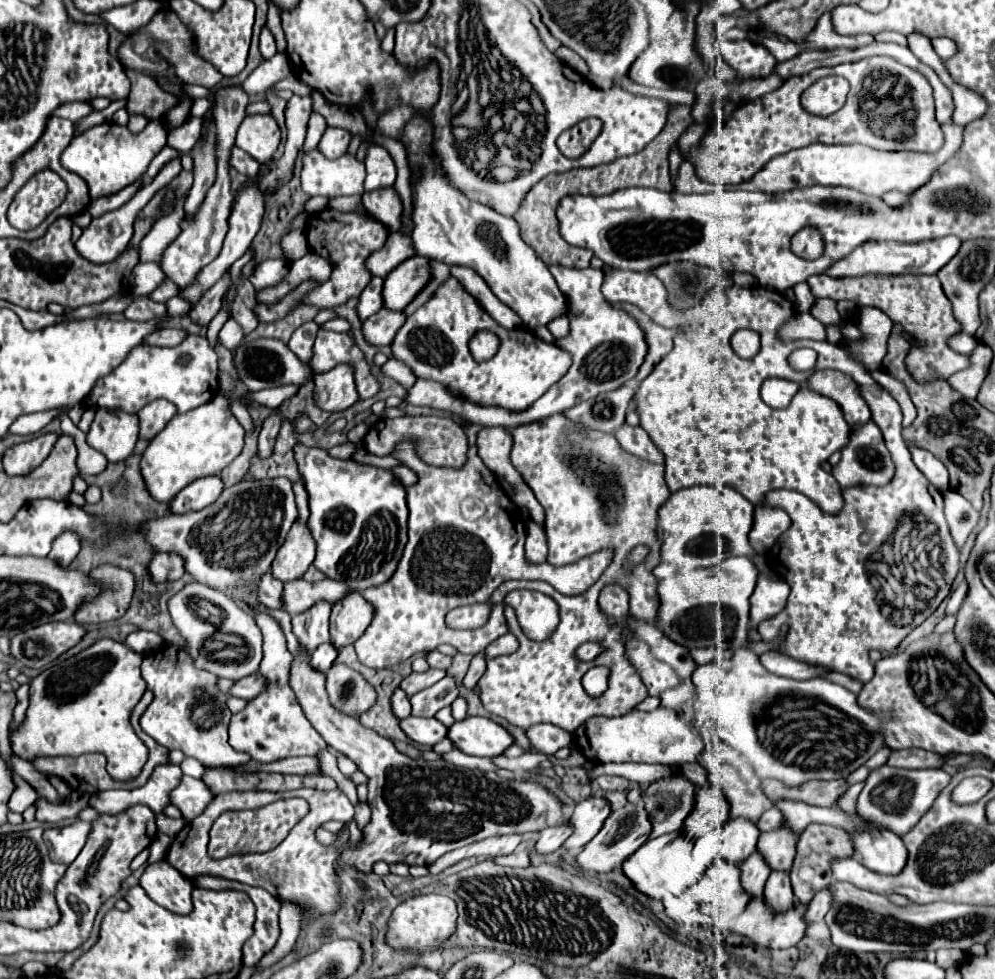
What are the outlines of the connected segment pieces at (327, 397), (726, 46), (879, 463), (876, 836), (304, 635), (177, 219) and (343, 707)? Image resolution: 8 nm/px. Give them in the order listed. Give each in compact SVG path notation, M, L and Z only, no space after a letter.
M349 364L335 366L327 374L313 374L313 382L315 382L315 402L321 410L329 414L343 412L359 400L359 394L355 390L353 368Z
M721 40L721 54L733 70L743 78L765 78L775 69L777 60L769 50L749 40L729 42Z
M873 420L855 428L851 432L851 442L841 450L841 462L833 468L833 476L841 488L857 486L857 484L871 484L871 486L885 486L893 478L893 460L889 450L885 448L881 430Z
M871 824L871 832L853 832L855 852L861 854L861 862L877 874L899 874L907 862L907 848L903 840Z
M317 602L317 606L293 616L293 632L297 640L313 652L321 642L329 642L329 602Z
M186 196L180 201L177 200L173 212L159 218L155 222L155 226L151 228L151 232L143 238L141 260L151 260L151 262L161 264L161 252L165 252L165 246L169 246L169 242L173 242L173 238L177 238L177 234L181 234L181 222L185 218L185 199Z
M333 664L327 672L327 696L329 702L347 716L361 716L377 700L373 686L345 664Z

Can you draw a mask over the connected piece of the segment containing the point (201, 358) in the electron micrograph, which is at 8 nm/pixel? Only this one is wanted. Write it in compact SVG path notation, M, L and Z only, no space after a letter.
M189 336L181 346L159 348L159 346L135 346L125 362L121 362L111 374L99 378L83 406L91 410L121 410L137 414L143 406L157 398L165 398L177 406L179 414L185 414L209 400L219 392L217 378L217 354L203 336Z

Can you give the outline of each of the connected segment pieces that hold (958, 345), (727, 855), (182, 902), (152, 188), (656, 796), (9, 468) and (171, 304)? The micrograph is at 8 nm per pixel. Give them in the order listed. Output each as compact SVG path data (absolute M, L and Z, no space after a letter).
M961 332L961 334L953 336L953 338L949 340L949 344L951 344L951 348L953 348L955 352L959 352L959 354L971 354L971 352L975 350L975 346L977 346L977 338L971 336L971 334Z
M731 818L721 828L721 856L727 862L743 862L757 848L759 828L747 818Z
M165 862L149 864L141 876L141 886L157 904L177 912L189 914L193 882Z
M179 154L177 158L173 158L149 184L143 184L143 188L139 188L139 190L135 192L135 196L133 196L129 202L125 202L121 208L117 208L117 210L113 210L113 212L107 212L107 214L99 216L99 218L93 218L91 224L83 230L81 238L75 242L75 250L77 250L85 260L89 260L89 262L93 262L93 264L105 264L105 262L113 262L115 258L119 258L121 252L125 250L127 242L129 242L131 236L133 236L133 222L135 222L135 218L139 216L141 208L153 198L153 194L155 194L157 190L165 188L179 172L181 172L181 154Z
M673 774L649 784L643 792L643 800L653 824L651 838L657 838L683 826L683 820L695 804L695 784L685 776Z
M41 434L31 442L17 444L9 448L3 456L3 468L9 476L25 476L35 470L51 452L57 436L55 434Z
M181 296L171 298L171 300L167 302L167 308L169 308L169 314L175 316L175 318L183 318L183 316L187 316L189 310L191 310L189 302L185 302L185 298L181 298Z

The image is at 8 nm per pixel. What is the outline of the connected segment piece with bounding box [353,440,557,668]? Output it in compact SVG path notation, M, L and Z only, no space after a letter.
M473 440L469 460L459 470L427 466L417 458L411 442L399 444L393 456L415 470L419 482L407 488L409 542L393 578L385 586L363 590L363 596L375 606L375 618L353 644L359 662L369 668L387 668L439 644L451 644L459 652L473 656L509 632L503 610L493 604L489 620L477 630L447 630L445 614L455 606L489 602L491 592L507 580L557 578L557 568L527 564L523 550L525 522L517 506L501 490L495 474L481 462Z

